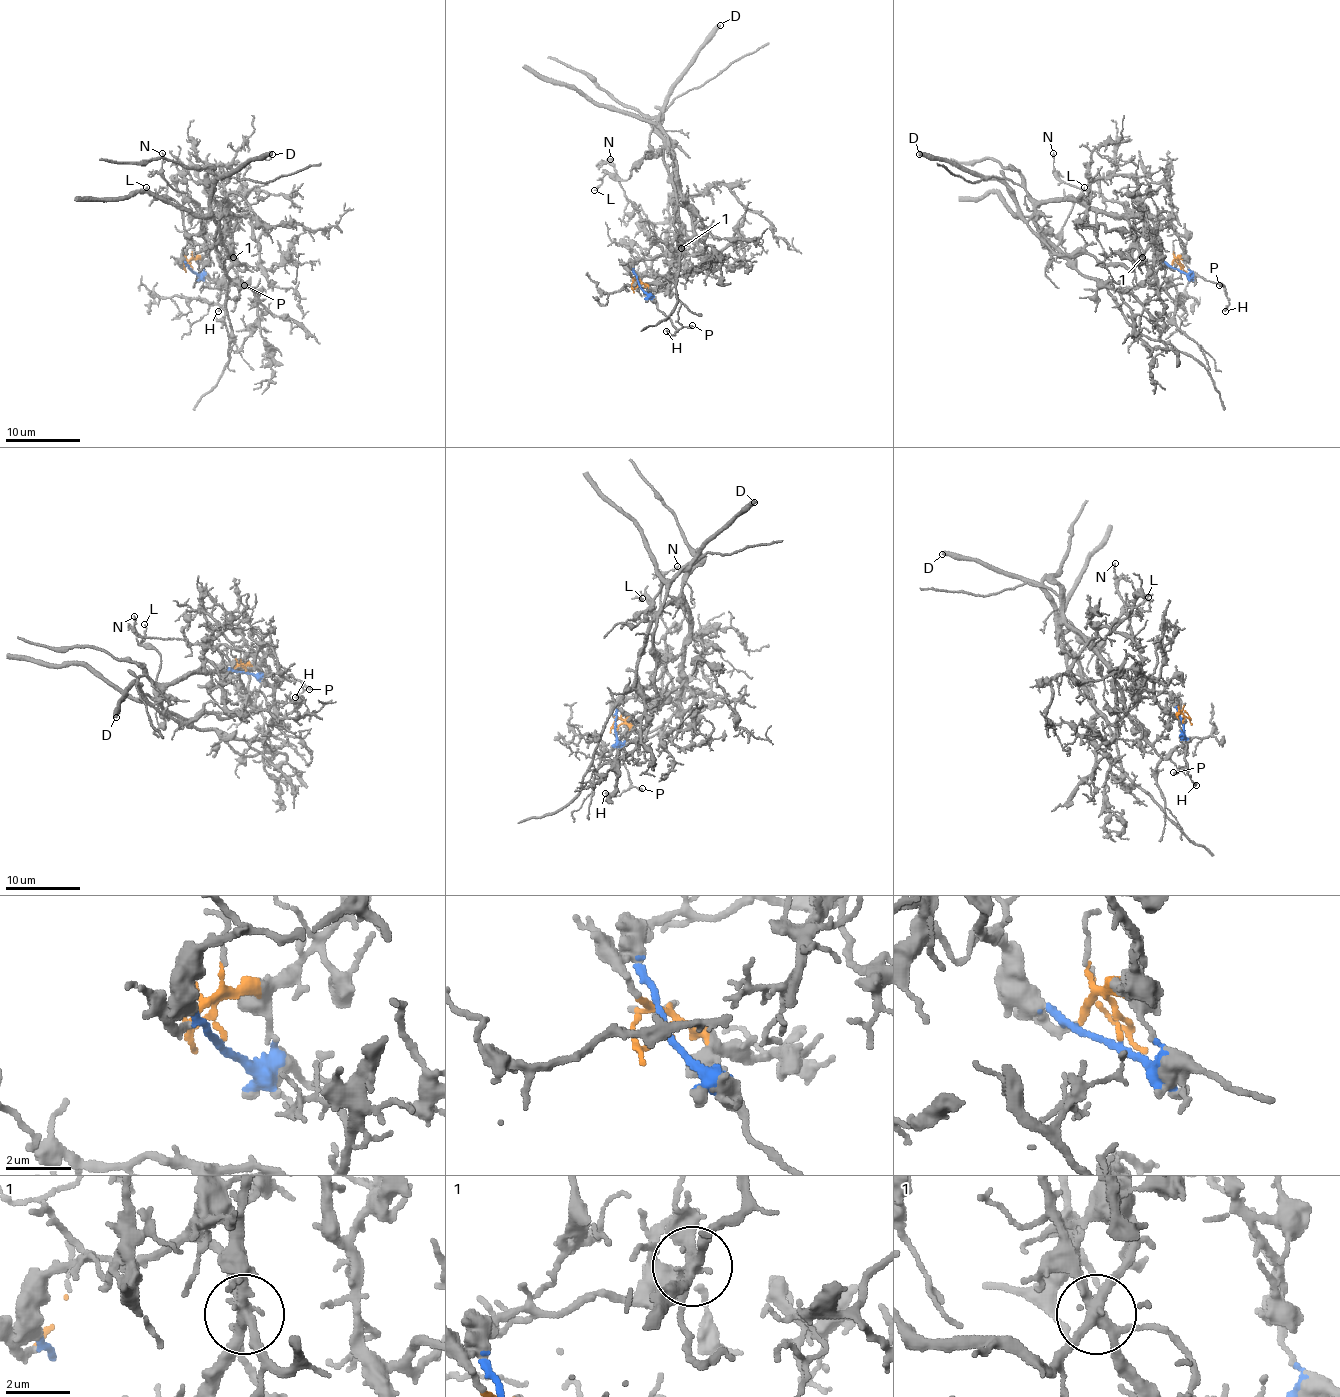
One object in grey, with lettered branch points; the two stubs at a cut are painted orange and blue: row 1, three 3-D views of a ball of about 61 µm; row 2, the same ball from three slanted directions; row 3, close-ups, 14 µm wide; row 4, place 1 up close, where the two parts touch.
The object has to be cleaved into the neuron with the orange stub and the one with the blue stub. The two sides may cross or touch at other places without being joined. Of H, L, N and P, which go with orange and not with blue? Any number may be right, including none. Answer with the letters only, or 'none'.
N

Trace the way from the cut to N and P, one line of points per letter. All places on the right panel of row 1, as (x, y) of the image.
N: (1179, 268), (1178, 259), (1183, 244), (1166, 220), (1151, 218), (1097, 192), (1064, 183), (1056, 173), (1053, 153)
P: (1179, 268), (1219, 285)

